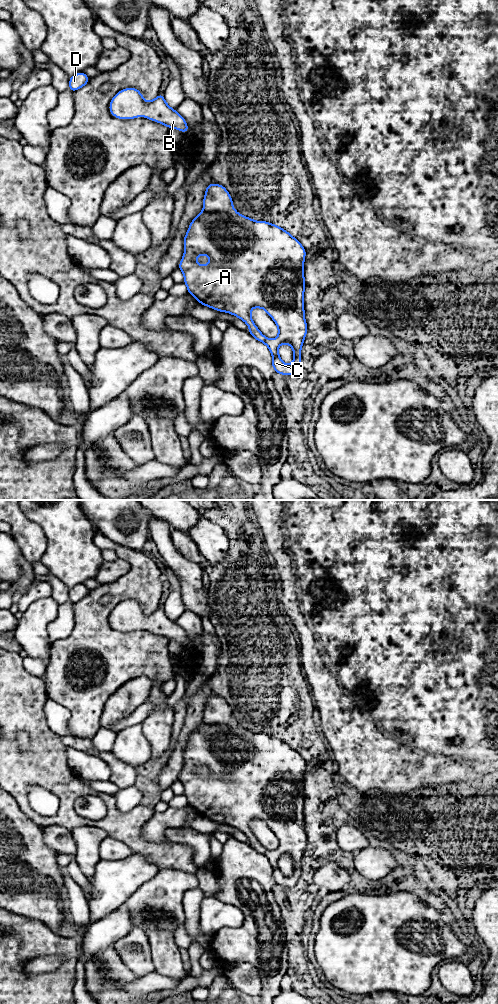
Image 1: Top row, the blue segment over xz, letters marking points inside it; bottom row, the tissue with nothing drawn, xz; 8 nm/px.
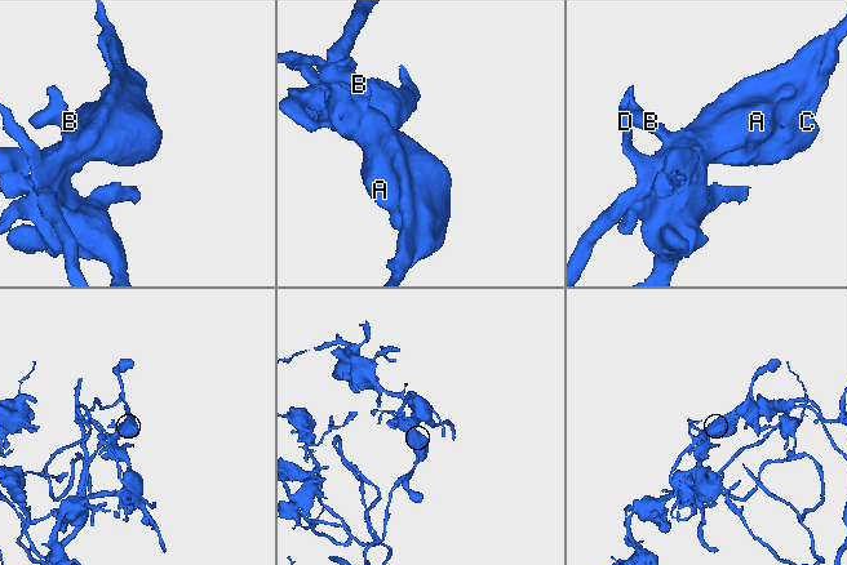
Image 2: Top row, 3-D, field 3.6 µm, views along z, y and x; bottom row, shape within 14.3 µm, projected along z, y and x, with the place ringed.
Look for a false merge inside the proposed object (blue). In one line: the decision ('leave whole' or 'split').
leave whole

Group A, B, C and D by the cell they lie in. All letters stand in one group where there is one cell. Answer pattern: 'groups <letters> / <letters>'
groups A B C D

